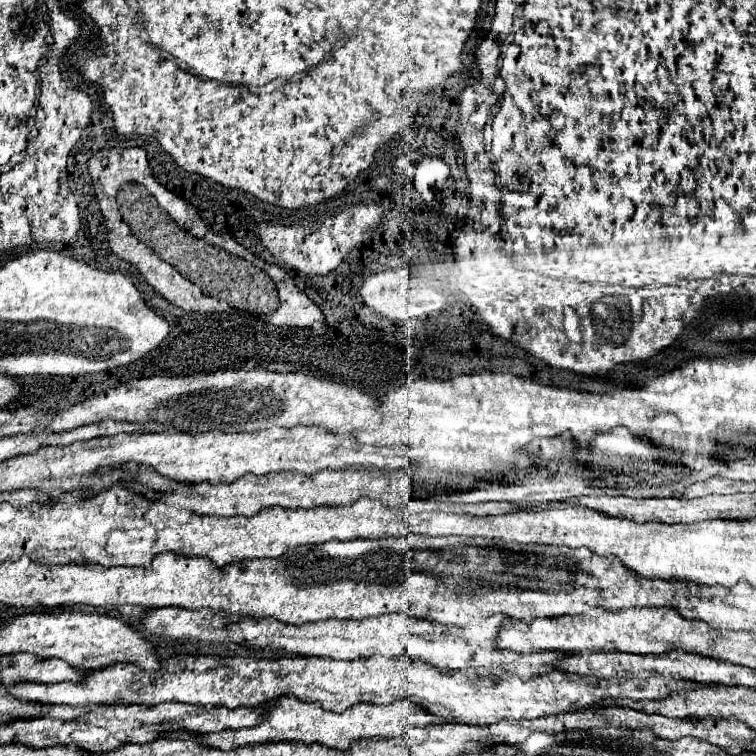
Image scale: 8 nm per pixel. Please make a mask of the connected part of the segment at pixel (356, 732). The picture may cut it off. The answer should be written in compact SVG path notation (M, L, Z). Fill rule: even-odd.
M277 697L269 701L271 711L267 711L261 725L251 729L239 729L239 731L221 731L221 733L207 733L203 735L203 743L209 747L217 747L223 751L231 751L235 747L245 745L259 745L259 743L277 743L277 741L299 741L305 745L325 745L339 751L349 751L351 741L373 741L373 739L389 739L399 737L407 727L411 725L429 725L429 723L449 723L443 721L443 717L435 717L433 713L427 713L421 705L415 705L413 701L401 699L391 705L371 705L371 703L357 703L345 709L343 713L331 713L327 709L321 709L321 705L315 703L303 703L295 697Z

